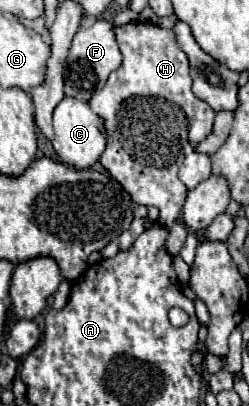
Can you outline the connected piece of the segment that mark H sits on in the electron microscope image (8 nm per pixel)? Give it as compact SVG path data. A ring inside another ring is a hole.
M134 21L114 31L124 55L122 65L108 77L104 89L90 99L90 107L104 121L108 137L100 165L126 189L134 203L158 207L158 221L170 229L188 193L178 179L178 167L196 147L190 133L212 133L214 111L192 93L190 61L178 47L172 29ZM196 125L202 125L202 129Z

